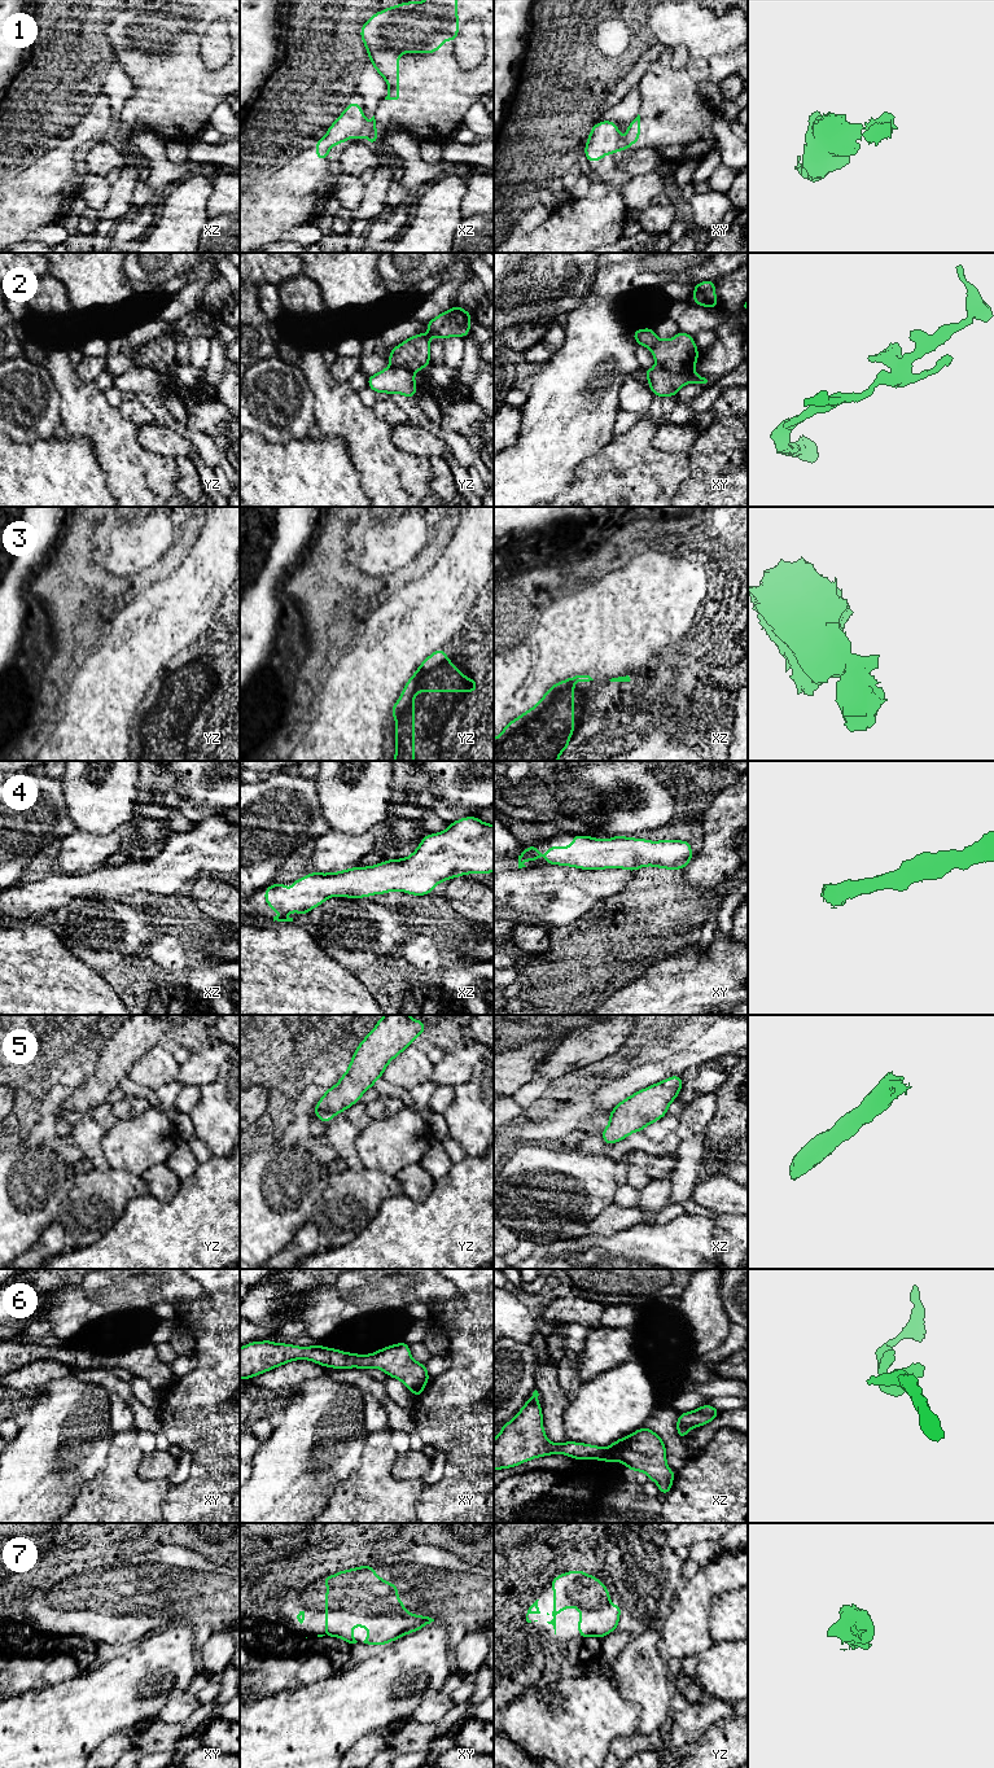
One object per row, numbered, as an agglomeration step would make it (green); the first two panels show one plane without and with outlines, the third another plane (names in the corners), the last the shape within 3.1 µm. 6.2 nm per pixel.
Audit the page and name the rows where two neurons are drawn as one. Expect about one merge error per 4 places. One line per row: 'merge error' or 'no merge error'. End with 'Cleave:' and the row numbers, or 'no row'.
1: merge error
2: merge error
3: no merge error
4: no merge error
5: no merge error
6: no merge error
7: no merge error
Cleave: 1, 2

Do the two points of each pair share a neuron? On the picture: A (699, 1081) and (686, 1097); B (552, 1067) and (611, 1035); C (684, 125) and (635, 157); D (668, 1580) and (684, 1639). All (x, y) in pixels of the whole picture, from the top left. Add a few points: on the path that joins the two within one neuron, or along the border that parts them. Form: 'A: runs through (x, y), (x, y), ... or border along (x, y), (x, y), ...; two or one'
A: runs through (695, 1085), (688, 1093); one
B: runs through (566, 1058), (596, 1040); one
C: border along (624, 149), (652, 147), (664, 160); two
D: border along (686, 1580), (669, 1605); two

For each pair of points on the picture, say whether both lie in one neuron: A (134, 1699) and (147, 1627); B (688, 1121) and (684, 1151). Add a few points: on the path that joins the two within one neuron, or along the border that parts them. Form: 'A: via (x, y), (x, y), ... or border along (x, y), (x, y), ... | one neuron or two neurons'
A: border along (173, 1624), (130, 1645) | two neurons
B: border along (705, 1130), (682, 1141) | two neurons

